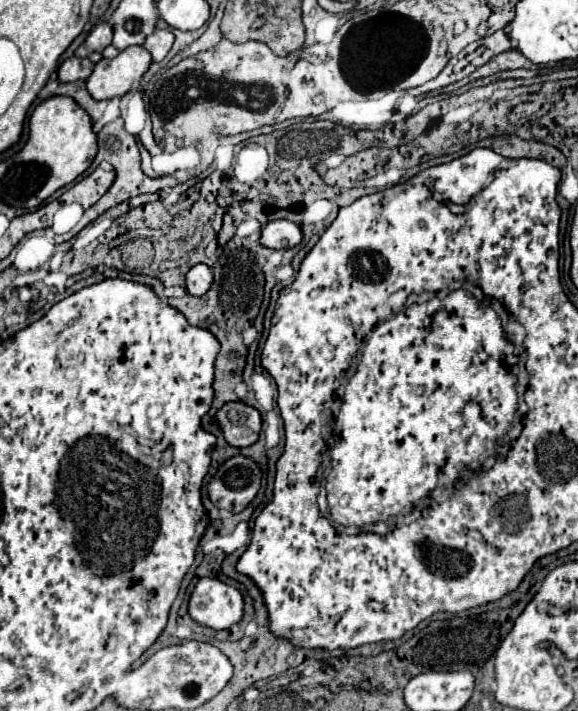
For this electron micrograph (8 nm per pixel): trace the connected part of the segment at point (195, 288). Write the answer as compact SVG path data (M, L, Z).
M195 265L191 267L191 271L187 273L187 291L195 297L201 297L209 291L209 287L213 285L213 273L207 265Z

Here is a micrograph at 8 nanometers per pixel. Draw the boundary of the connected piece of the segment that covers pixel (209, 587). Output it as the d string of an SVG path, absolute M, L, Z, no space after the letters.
M199 579L189 599L189 615L211 629L229 629L243 619L243 595L219 579Z

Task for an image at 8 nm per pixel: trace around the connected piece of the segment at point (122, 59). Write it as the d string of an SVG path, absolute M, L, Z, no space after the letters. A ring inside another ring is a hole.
M127 47L115 59L101 59L95 65L87 79L87 91L95 101L123 97L141 81L149 65L151 55L145 47Z

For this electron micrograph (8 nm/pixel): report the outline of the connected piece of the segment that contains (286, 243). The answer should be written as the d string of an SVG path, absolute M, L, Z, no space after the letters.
M287 219L267 223L261 233L261 245L269 249L289 249L299 245L301 239L303 239L301 227Z

